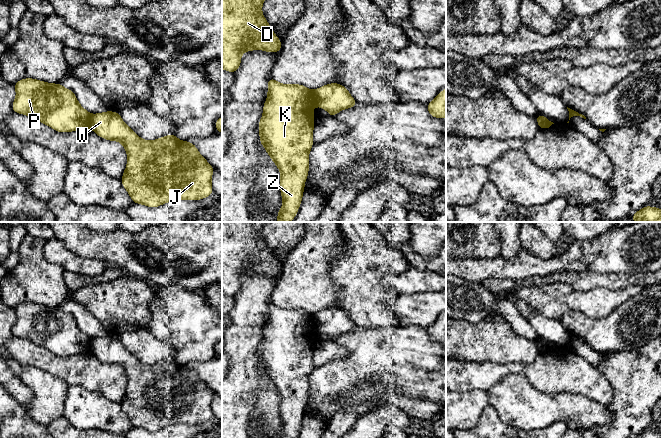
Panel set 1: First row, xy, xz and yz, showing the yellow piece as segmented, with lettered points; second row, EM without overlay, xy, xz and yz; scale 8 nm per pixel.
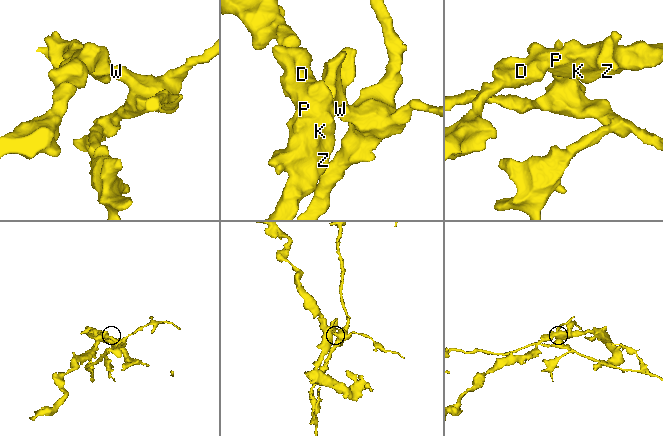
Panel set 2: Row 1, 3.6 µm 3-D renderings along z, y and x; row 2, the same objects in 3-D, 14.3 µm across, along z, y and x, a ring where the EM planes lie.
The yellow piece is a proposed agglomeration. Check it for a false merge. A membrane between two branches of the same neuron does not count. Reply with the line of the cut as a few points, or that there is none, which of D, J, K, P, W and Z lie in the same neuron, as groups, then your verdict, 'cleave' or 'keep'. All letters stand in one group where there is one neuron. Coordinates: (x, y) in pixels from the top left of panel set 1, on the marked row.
cut xz (312, 91), (316, 104); groups D K P Z / J W; cleave

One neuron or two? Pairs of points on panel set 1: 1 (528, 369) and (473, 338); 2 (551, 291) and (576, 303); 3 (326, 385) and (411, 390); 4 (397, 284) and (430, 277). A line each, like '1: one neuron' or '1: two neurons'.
1: two neurons
2: two neurons
3: one neuron
4: one neuron

